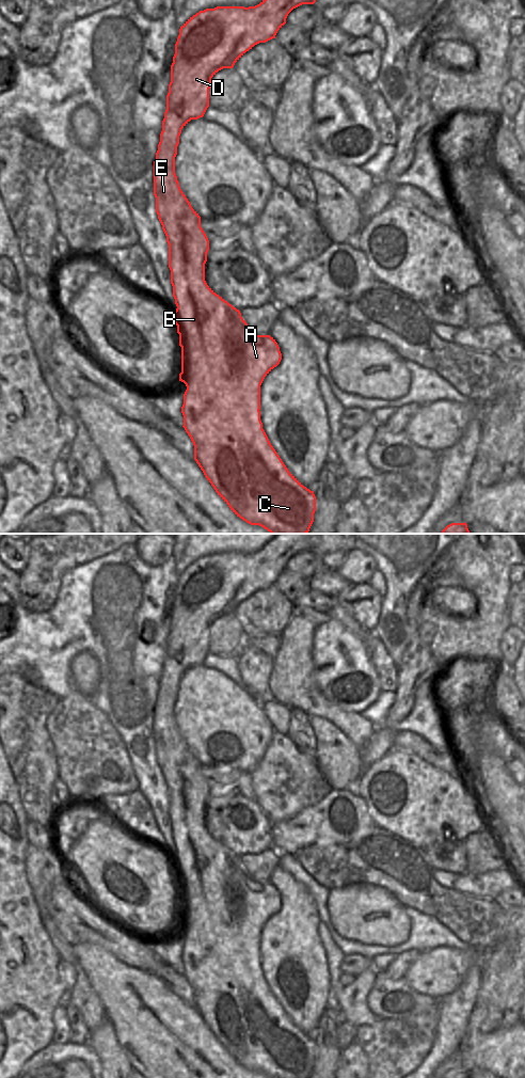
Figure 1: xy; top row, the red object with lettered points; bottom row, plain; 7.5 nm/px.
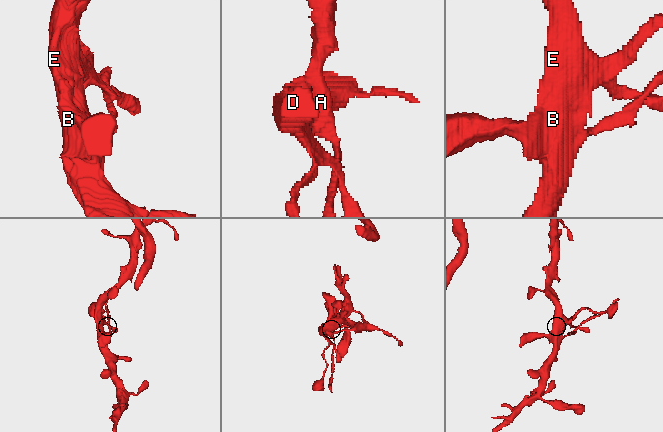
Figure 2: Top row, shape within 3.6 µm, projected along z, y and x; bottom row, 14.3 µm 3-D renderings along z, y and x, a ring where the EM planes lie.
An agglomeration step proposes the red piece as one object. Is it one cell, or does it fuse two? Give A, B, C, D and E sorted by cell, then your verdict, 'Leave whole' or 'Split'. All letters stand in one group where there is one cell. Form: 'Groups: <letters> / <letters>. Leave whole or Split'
Groups: A / B C D E. Split

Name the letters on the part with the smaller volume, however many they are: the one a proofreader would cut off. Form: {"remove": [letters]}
{"remove": ["A"]}

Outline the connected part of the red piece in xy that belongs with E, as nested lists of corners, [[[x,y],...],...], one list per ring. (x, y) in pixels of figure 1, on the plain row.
[[[277,534],[274,538],[269,540],[259,551],[255,553],[217,553],[214,555],[206,555],[200,557],[192,564],[190,564],[179,575],[179,582],[175,590],[175,601],[173,603],[173,609],[171,612],[171,629],[169,631],[169,639],[166,641],[166,656],[164,659],[164,665],[162,667],[162,678],[160,680],[160,688],[158,691],[158,697],[156,699],[156,706],[154,708],[154,742],[156,744],[156,759],[158,765],[162,772],[162,776],[166,782],[166,789],[169,791],[169,814],[171,817],[171,830],[173,833],[173,843],[177,853],[176,857],[171,861],[175,871],[177,872],[177,879],[179,881],[179,892],[181,893],[181,919],[179,920],[179,928],[184,929],[187,936],[184,940],[184,951],[181,953],[181,960],[184,962],[184,974],[190,983],[194,992],[194,1006],[203,1017],[207,1027],[211,1030],[218,1042],[228,1051],[230,1057],[240,1065],[251,1072],[259,1072],[268,1078],[309,1078],[309,1075],[314,1068],[314,1060],[316,1058],[316,1043],[314,1037],[311,1037],[304,1033],[286,1014],[273,993],[271,992],[265,977],[260,976],[260,957],[256,957],[256,949],[242,946],[240,952],[234,952],[226,947],[227,939],[224,938],[221,931],[218,930],[217,919],[223,913],[218,906],[219,895],[213,889],[213,861],[221,855],[227,854],[228,849],[222,843],[217,841],[205,827],[205,810],[207,808],[207,799],[209,797],[209,787],[201,774],[201,763],[192,755],[190,748],[181,738],[177,723],[175,720],[175,703],[177,701],[177,693],[179,691],[179,682],[181,676],[191,667],[203,664],[207,654],[209,653],[209,635],[211,633],[211,624],[223,615],[233,615],[235,609],[250,596],[259,589],[266,589],[272,585],[275,585],[277,577],[286,570],[288,560],[296,554],[302,551],[314,551],[320,543],[320,534]]]

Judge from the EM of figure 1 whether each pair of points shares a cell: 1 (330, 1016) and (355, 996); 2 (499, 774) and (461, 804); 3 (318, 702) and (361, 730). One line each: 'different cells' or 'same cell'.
1: different cells
2: different cells
3: same cell

